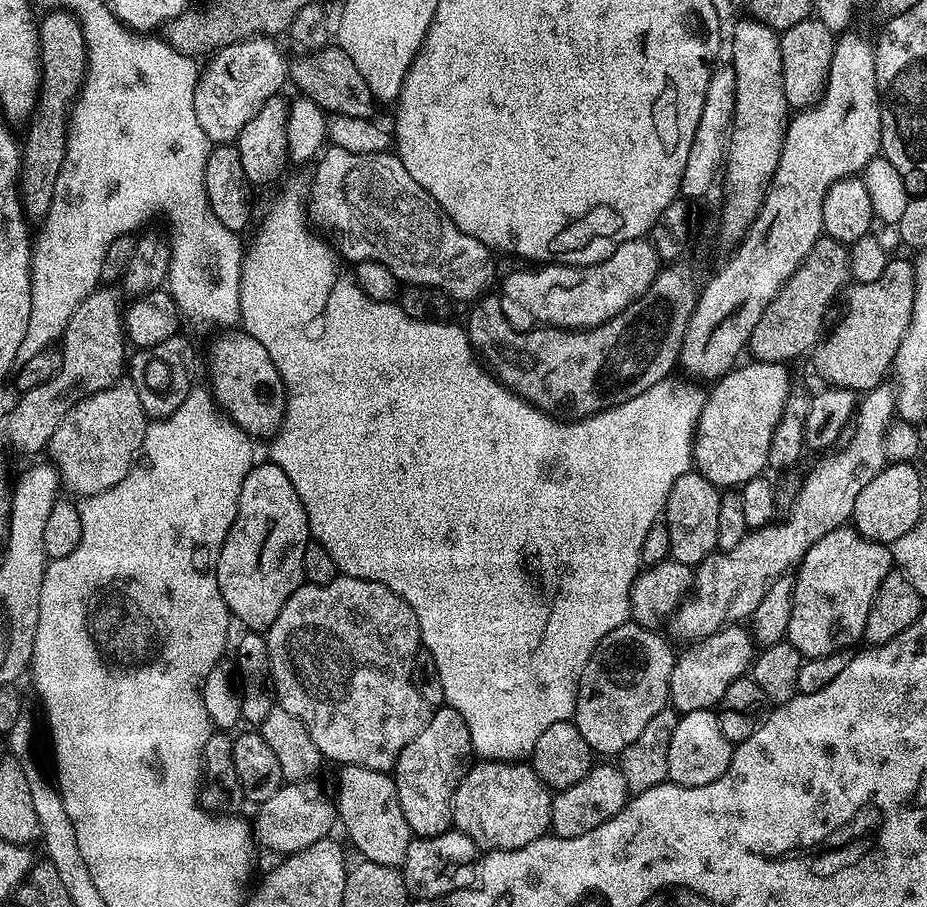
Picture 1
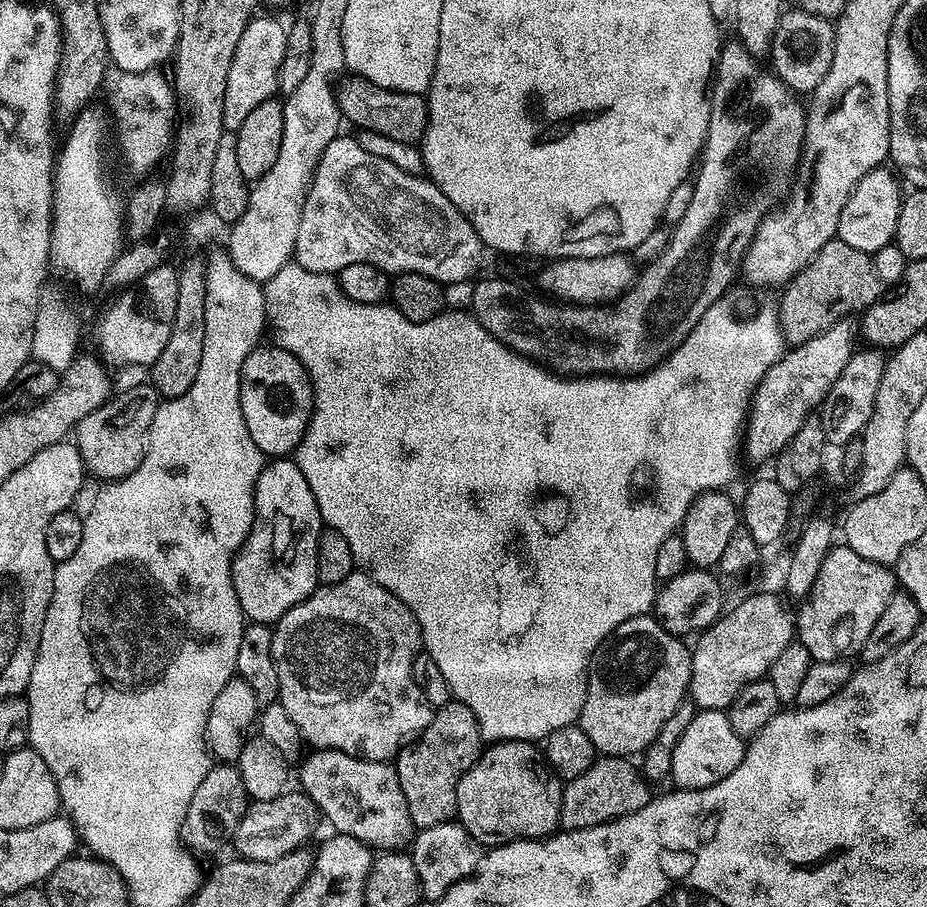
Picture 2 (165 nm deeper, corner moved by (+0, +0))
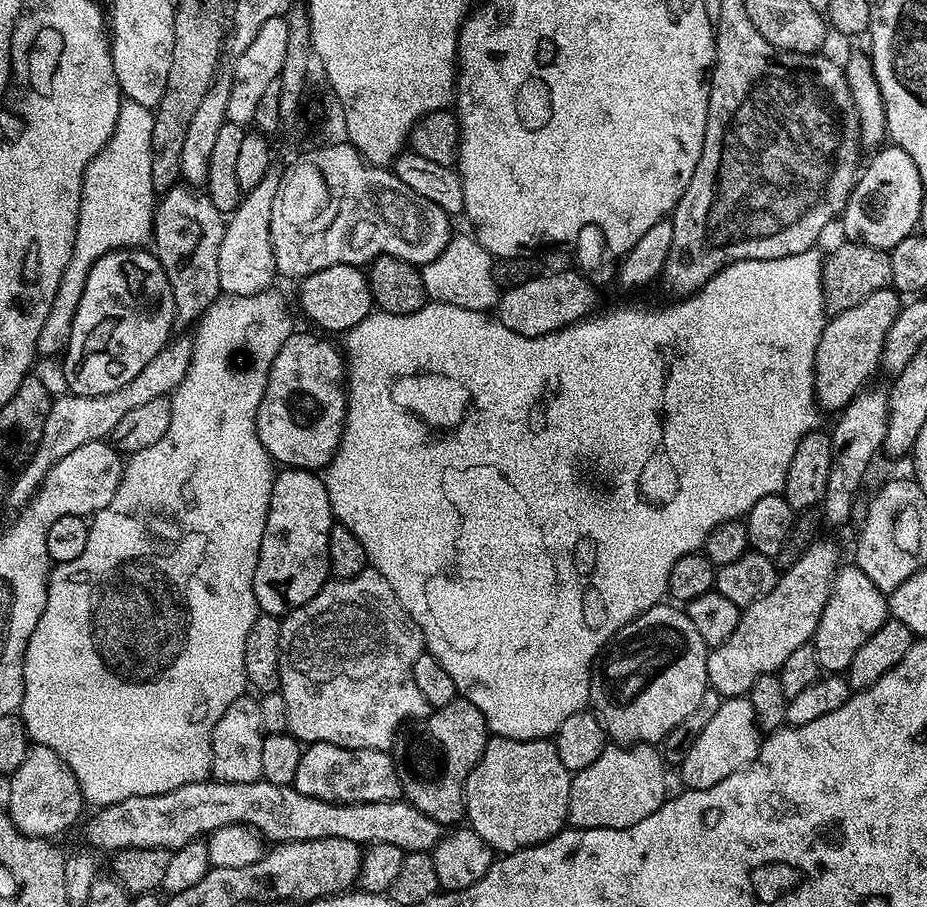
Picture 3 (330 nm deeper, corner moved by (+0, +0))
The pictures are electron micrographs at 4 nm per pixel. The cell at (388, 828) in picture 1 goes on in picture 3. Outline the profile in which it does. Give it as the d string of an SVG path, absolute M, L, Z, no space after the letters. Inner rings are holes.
M309 744L301 751L298 774L292 784L310 798L331 804L365 804L401 799L396 761L387 751L369 748L343 748L337 744Z

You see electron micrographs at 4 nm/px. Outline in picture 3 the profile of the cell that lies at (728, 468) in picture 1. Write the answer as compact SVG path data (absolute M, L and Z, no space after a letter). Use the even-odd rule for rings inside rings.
M889 286L870 294L866 302L858 302L858 306L850 306L850 310L835 313L825 323L814 358L816 402L825 413L839 413L878 372L886 333L890 331L890 326L894 326L894 318L901 307L901 297L895 288Z

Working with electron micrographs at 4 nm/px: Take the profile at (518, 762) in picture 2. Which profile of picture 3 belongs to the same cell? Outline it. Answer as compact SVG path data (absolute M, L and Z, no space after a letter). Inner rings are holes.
M492 736L464 787L467 823L497 853L507 854L546 842L568 824L572 776L562 766L551 739L515 740Z

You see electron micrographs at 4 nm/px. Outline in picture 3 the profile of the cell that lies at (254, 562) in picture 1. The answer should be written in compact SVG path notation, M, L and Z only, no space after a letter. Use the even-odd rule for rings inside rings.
M284 468L275 473L252 587L261 613L283 618L310 602L310 598L328 583L328 535L333 523L326 486L315 471Z

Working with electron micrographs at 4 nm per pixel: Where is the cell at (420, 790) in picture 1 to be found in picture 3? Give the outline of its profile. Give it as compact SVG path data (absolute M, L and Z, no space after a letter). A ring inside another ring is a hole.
M457 698L446 706L437 708L428 715L427 720L417 723L413 732L404 730L397 735L396 743L390 755L396 761L396 773L400 779L400 790L403 799L414 805L422 814L434 818L442 826L456 826L465 819L464 787L470 770L482 758L484 748L490 739L490 733L478 706L469 700Z

